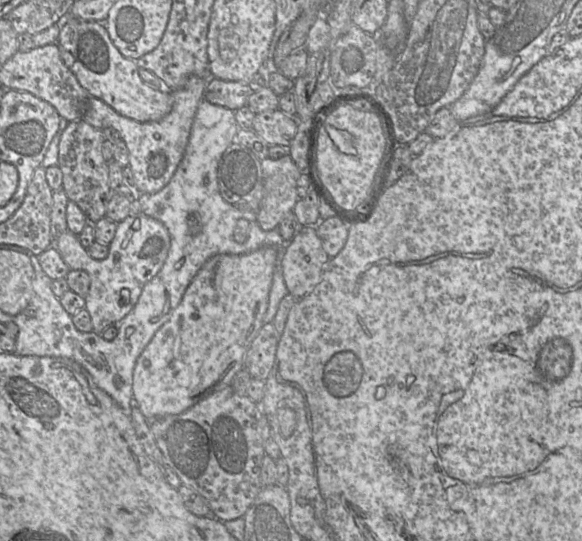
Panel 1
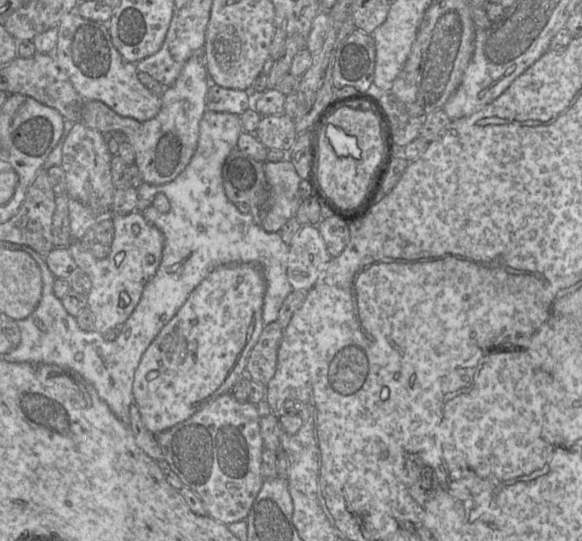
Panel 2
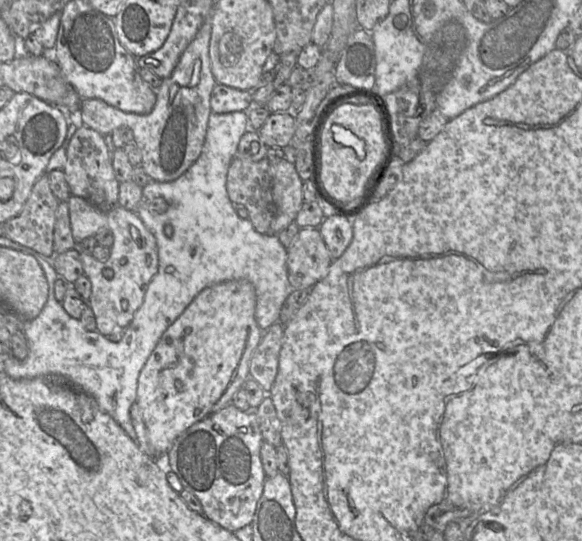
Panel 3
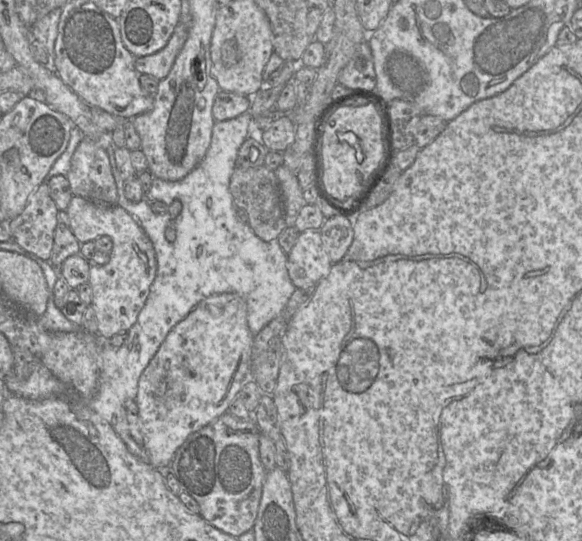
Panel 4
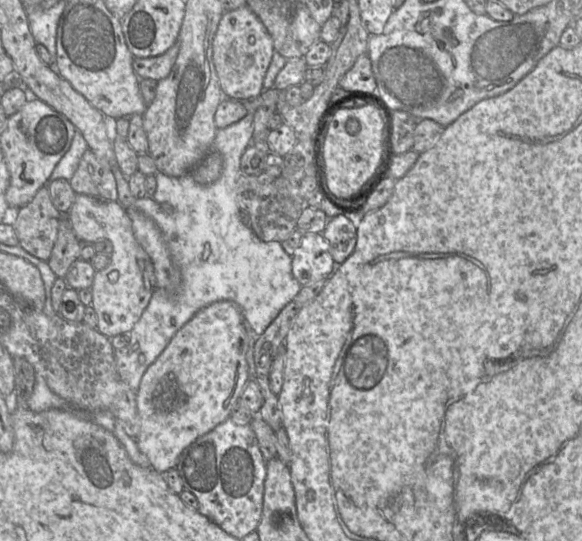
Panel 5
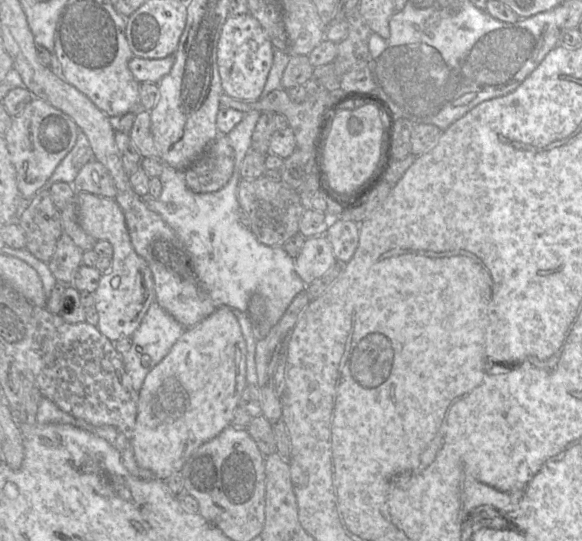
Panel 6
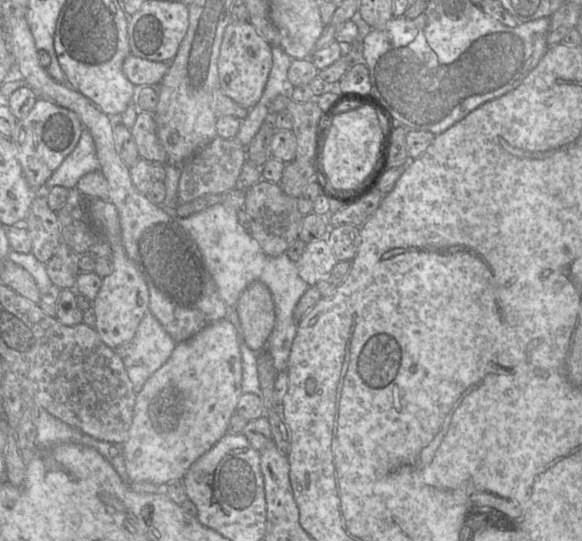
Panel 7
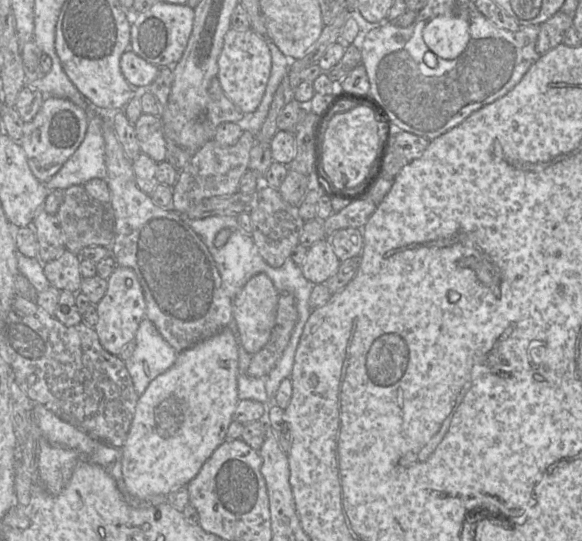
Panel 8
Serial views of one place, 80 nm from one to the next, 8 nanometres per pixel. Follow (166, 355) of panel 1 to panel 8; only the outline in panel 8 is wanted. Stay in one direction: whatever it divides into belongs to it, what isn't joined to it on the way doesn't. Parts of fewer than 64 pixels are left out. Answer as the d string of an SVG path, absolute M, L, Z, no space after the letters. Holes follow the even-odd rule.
M230 327L184 350L175 363L157 376L139 396L134 418L121 448L122 473L126 492L138 500L165 495L187 484L198 474L212 453L225 441L237 407L238 336Z

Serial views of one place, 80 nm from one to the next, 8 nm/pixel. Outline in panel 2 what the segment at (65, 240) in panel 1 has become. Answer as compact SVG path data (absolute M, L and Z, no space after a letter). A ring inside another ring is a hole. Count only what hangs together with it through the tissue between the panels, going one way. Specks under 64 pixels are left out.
M72 198L68 201L68 211L73 239L68 249L79 269L91 280L87 306L94 315L95 330L105 334L115 327L123 326L140 302L146 284L156 274L161 263L164 237L158 228L149 224L137 211L127 215L108 215L114 225L114 239L110 245L109 256L97 259L90 250L81 245L80 239L88 230L94 228L100 218L81 202ZM120 252L124 253L124 260L116 265L115 257Z

